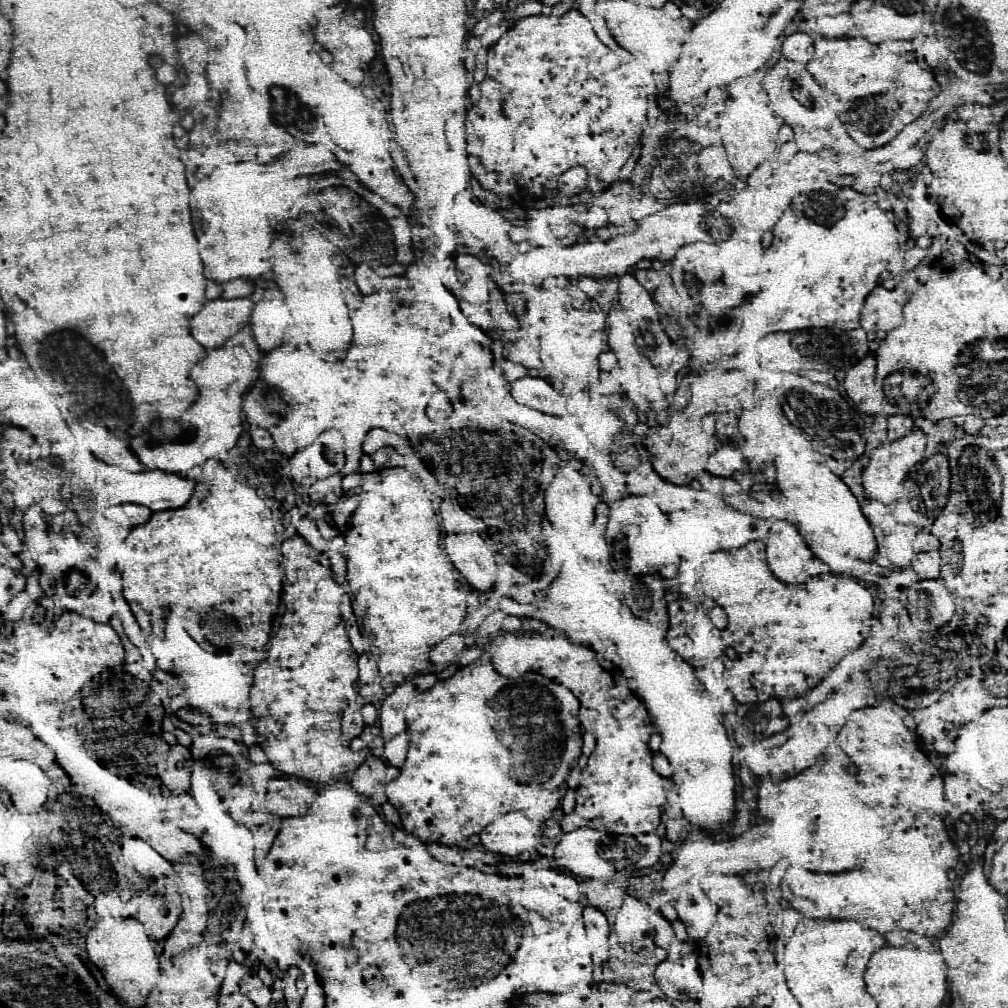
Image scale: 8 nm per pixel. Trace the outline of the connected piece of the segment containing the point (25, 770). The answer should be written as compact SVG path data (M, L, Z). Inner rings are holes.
M11 760L9 768L9 774L3 774L1 786L9 792L13 806L25 814L39 810L51 784L49 776L27 760Z

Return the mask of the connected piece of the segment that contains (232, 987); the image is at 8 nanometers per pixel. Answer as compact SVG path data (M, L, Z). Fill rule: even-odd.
M231 960L229 966L227 966L225 980L223 980L223 984L221 984L221 994L231 994L231 992L235 992L235 990L239 988L239 984L241 984L243 974L245 974L243 964L237 964L235 960Z

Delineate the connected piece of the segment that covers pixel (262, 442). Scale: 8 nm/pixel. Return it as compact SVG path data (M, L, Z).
M249 426L249 440L251 440L257 448L269 448L269 446L273 444L271 436L269 436L263 428L259 428L259 426Z

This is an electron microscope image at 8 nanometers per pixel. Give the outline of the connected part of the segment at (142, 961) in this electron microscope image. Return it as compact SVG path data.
M117 916L117 918L99 920L87 934L87 950L85 952L87 952L87 958L103 972L105 980L109 982L109 986L117 994L121 994L123 1000L127 1000L131 1004L141 1002L151 992L151 988L155 986L155 982L159 978L159 964L157 964L157 954L153 952L153 942L147 936L145 926L133 916Z

